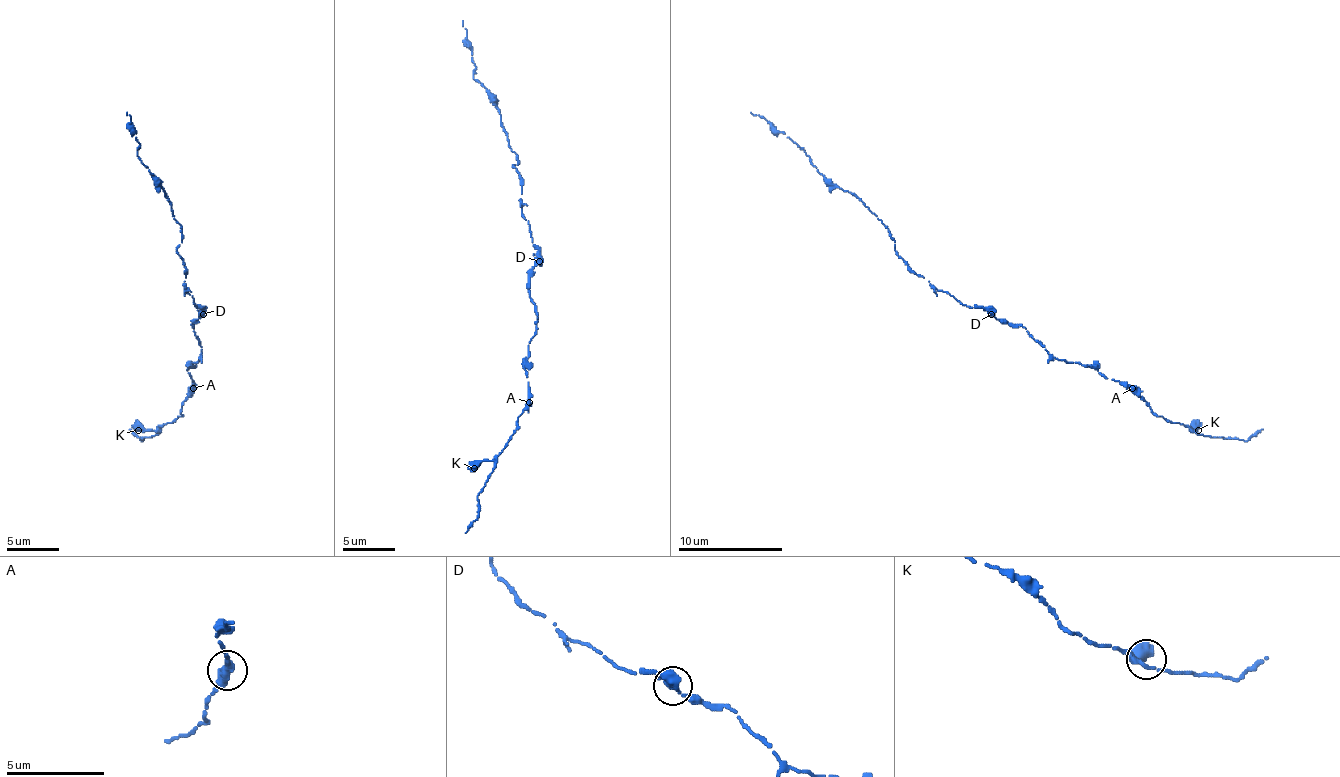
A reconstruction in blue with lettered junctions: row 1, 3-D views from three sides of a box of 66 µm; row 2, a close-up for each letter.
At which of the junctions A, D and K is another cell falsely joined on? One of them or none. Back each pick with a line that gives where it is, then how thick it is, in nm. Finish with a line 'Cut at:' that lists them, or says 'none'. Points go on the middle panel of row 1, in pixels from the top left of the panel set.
Cut at: none

